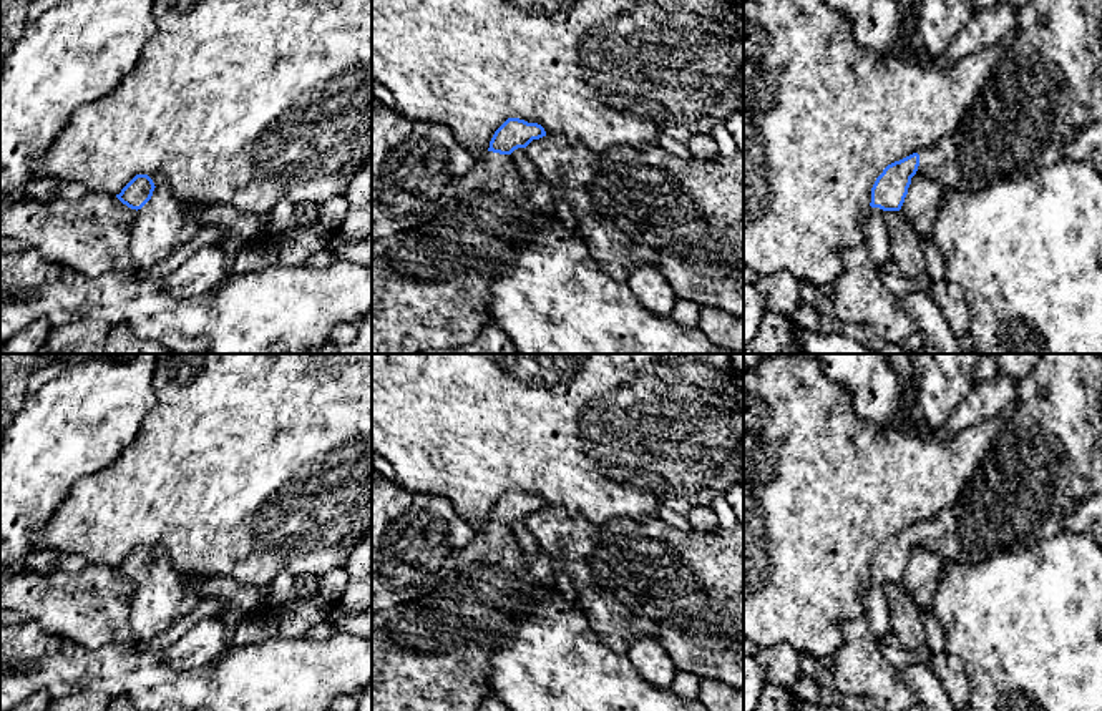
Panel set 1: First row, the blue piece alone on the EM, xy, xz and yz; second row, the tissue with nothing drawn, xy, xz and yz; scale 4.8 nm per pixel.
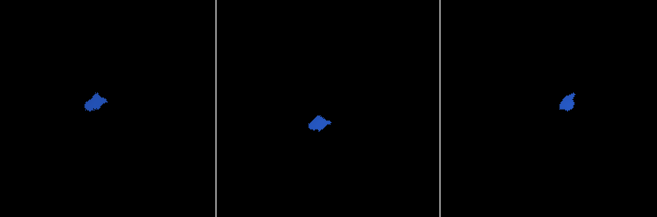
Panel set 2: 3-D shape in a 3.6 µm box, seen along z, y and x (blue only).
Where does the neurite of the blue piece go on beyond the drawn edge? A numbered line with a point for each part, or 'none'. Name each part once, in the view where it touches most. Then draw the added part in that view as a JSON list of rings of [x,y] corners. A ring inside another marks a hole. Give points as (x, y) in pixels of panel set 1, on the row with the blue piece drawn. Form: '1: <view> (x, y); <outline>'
1: xy (161, 226); [[[169,186],[154,188],[151,199],[138,209],[131,231],[131,256],[141,271],[168,259],[188,244],[201,226],[183,209]]]
2: xz (430, 286); [[[488,151],[436,216],[395,236],[372,239],[372,354],[425,354],[473,342],[490,326],[491,279],[511,271],[513,256],[529,243],[538,216],[511,154]]]

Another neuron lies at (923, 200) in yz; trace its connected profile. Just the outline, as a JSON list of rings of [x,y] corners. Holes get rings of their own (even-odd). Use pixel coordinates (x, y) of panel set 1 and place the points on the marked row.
[[[919,174],[911,178],[908,194],[900,211],[923,243],[933,236],[934,218],[941,206],[943,193],[941,184],[929,178]]]

